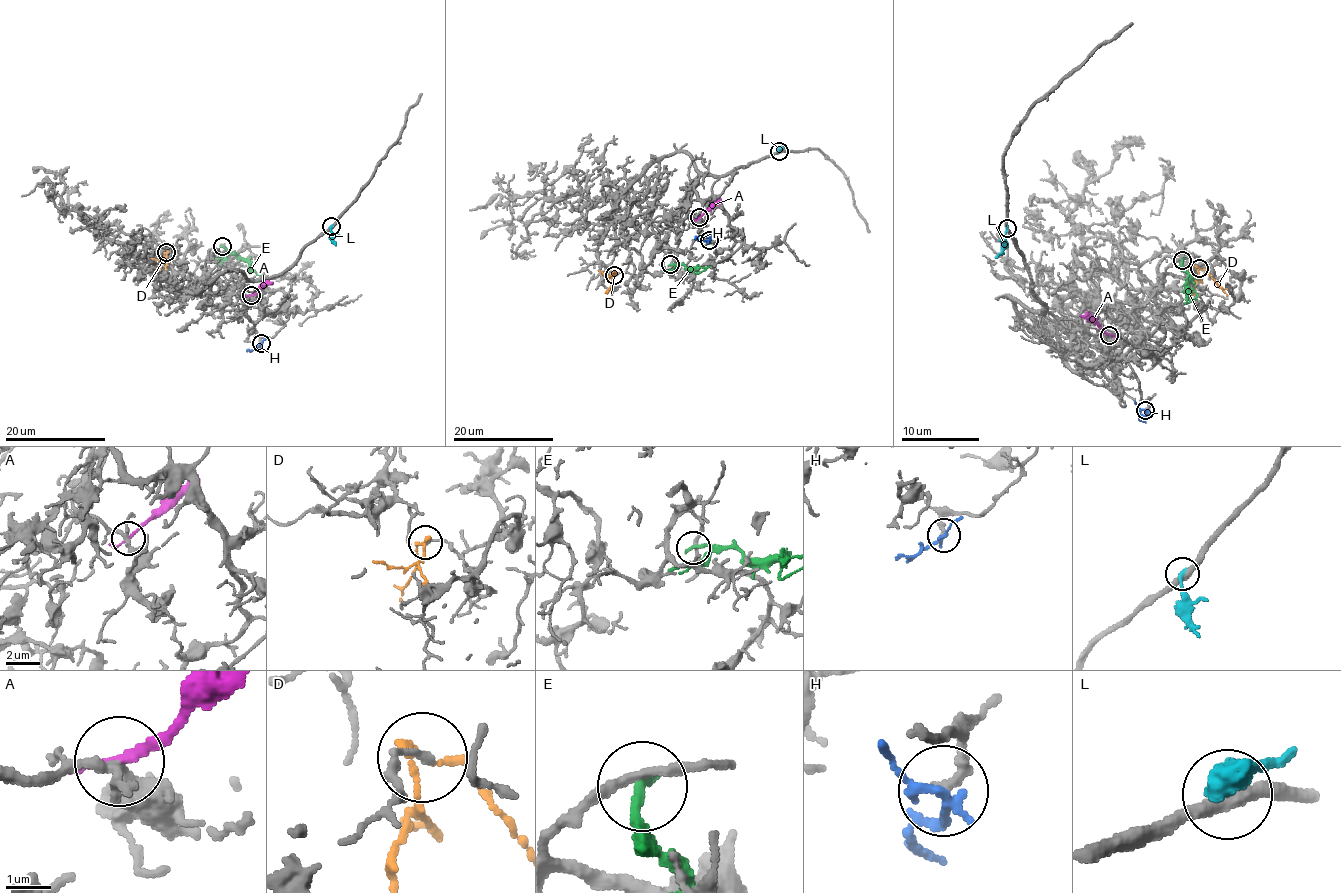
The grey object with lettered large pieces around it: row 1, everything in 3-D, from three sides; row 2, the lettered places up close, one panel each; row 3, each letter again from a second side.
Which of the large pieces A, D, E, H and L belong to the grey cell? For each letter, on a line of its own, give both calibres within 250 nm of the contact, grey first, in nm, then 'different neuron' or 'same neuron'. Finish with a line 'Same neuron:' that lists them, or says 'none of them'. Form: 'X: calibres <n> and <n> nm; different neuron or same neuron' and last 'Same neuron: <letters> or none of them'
A: calibres 200 and 150 nm; different neuron
D: calibres 130 and 170 nm; different neuron
E: calibres 190 and 240 nm; different neuron
H: calibres 240 and 200 nm; different neuron
L: calibres 360 and 240 nm; different neuron
Same neuron: none of them

